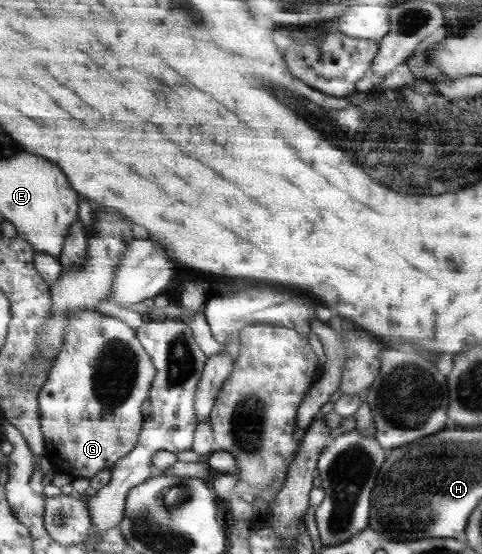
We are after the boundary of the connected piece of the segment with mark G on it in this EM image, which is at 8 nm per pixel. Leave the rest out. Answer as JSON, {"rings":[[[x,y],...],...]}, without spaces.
{"rings":[[[77,310],[67,326],[67,334],[63,340],[59,356],[51,366],[48,373],[48,380],[43,389],[39,392],[40,414],[42,418],[41,426],[45,438],[47,439],[47,456],[46,458],[52,464],[54,470],[60,474],[67,474],[71,478],[91,479],[101,470],[113,470],[116,463],[130,454],[139,444],[139,438],[144,427],[144,402],[151,398],[151,390],[155,384],[157,375],[157,366],[152,360],[151,354],[145,349],[139,339],[138,329],[128,326],[121,318],[104,314],[98,310]]]}

